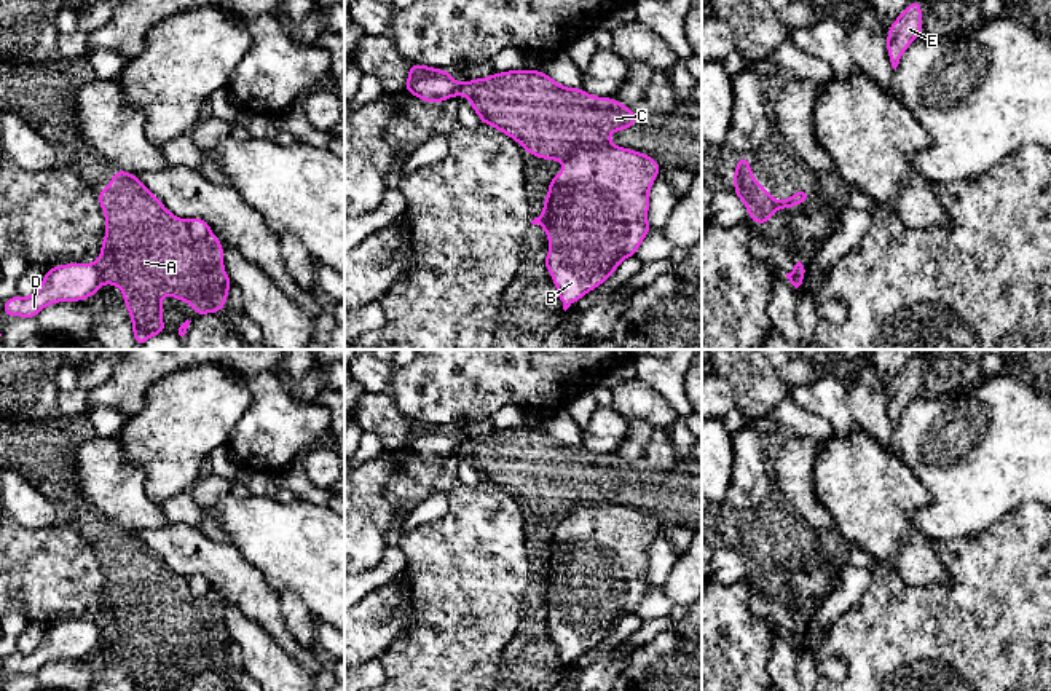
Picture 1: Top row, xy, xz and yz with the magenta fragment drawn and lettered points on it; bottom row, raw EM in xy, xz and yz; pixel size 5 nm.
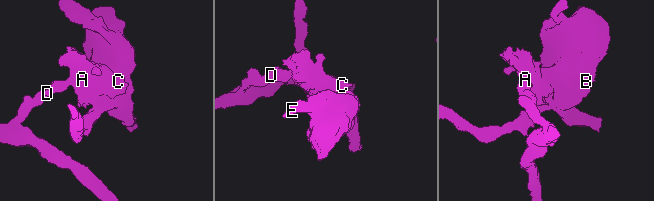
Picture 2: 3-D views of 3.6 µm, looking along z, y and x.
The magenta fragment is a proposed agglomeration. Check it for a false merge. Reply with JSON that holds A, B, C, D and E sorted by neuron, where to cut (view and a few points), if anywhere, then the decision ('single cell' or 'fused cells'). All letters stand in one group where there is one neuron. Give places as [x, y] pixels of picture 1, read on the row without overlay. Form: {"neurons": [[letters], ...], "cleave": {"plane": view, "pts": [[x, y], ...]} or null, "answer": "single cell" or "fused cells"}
{"neurons": [["A", "B", "C", "E"], ["D"]], "cleave": {"plane": "xy", "pts": [[93, 621], [102, 639]]}, "answer": "fused cells"}

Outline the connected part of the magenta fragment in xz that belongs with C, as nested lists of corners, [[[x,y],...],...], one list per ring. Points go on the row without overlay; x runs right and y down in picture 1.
[[[541,426],[496,429],[493,434],[467,437],[456,444],[455,453],[469,455],[482,482],[509,492],[522,501],[525,511],[534,511],[537,517],[558,517],[566,523],[549,538],[544,571],[531,578],[547,590],[549,613],[541,621],[549,626],[566,669],[587,650],[600,645],[624,616],[635,614],[641,598],[651,590],[649,547],[662,523],[651,512],[609,499],[611,488],[636,484],[638,469],[614,455],[565,445]]]

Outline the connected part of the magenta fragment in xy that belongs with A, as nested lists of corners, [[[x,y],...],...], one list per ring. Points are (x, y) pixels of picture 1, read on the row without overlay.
[[[115,527],[110,541],[99,547],[97,559],[105,571],[105,594],[100,603],[100,614],[94,621],[105,642],[118,643],[123,648],[124,662],[132,678],[132,691],[163,691],[169,689],[161,678],[166,664],[161,653],[166,648],[172,656],[190,661],[196,673],[222,670],[228,659],[231,637],[223,626],[225,608],[218,595],[211,589],[211,582],[195,575],[183,578],[169,570],[137,535],[123,527]]]

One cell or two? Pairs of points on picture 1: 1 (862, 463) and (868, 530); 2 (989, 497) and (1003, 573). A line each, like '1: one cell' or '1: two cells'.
1: one cell
2: two cells

